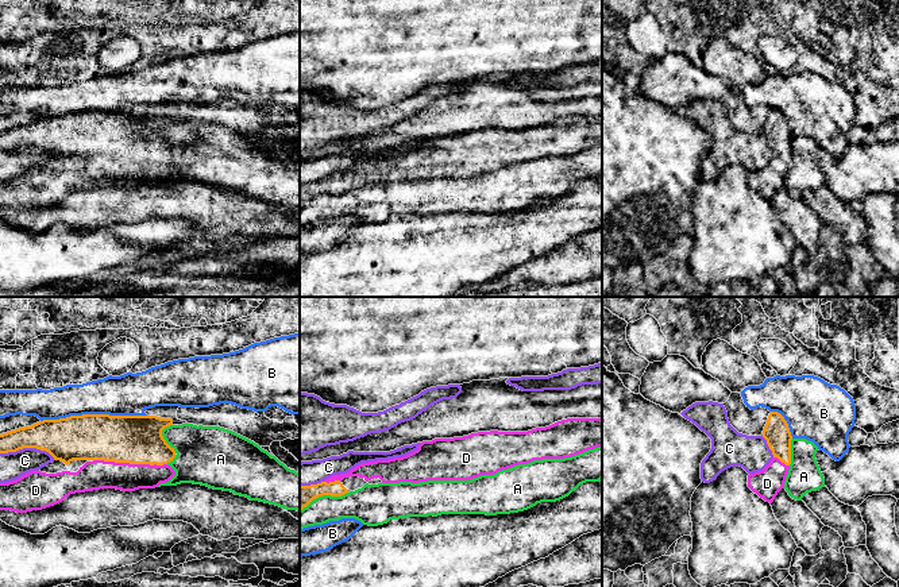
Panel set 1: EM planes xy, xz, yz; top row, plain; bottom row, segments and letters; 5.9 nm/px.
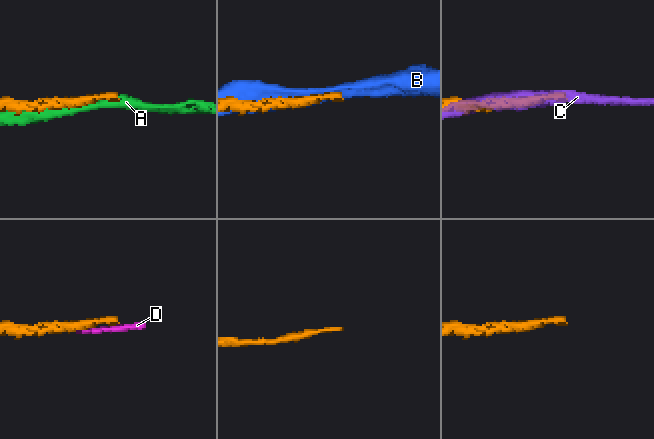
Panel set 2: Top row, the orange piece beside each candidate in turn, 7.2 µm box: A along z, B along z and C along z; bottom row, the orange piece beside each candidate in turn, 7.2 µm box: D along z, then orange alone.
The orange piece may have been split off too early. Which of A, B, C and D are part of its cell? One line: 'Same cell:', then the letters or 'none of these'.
Same cell: D

